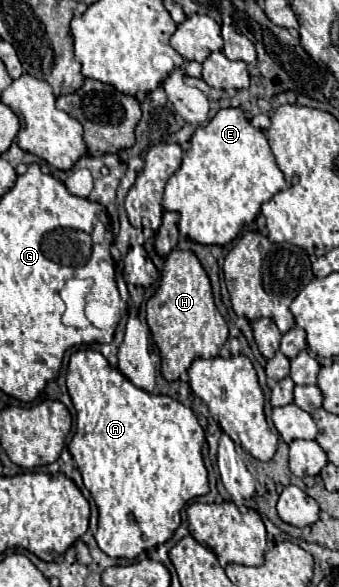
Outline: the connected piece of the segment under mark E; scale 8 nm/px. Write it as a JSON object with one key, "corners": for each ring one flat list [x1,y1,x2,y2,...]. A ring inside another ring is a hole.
{"corners":[[227,107,217,111,217,115,205,127,195,129,191,137,191,147,185,151,181,169,165,185,163,207,165,211,177,211,181,215,179,231,189,239,201,245,227,245,243,231,247,223,257,217,265,201,285,189,287,181,275,163,265,133,249,123,243,109]]}

